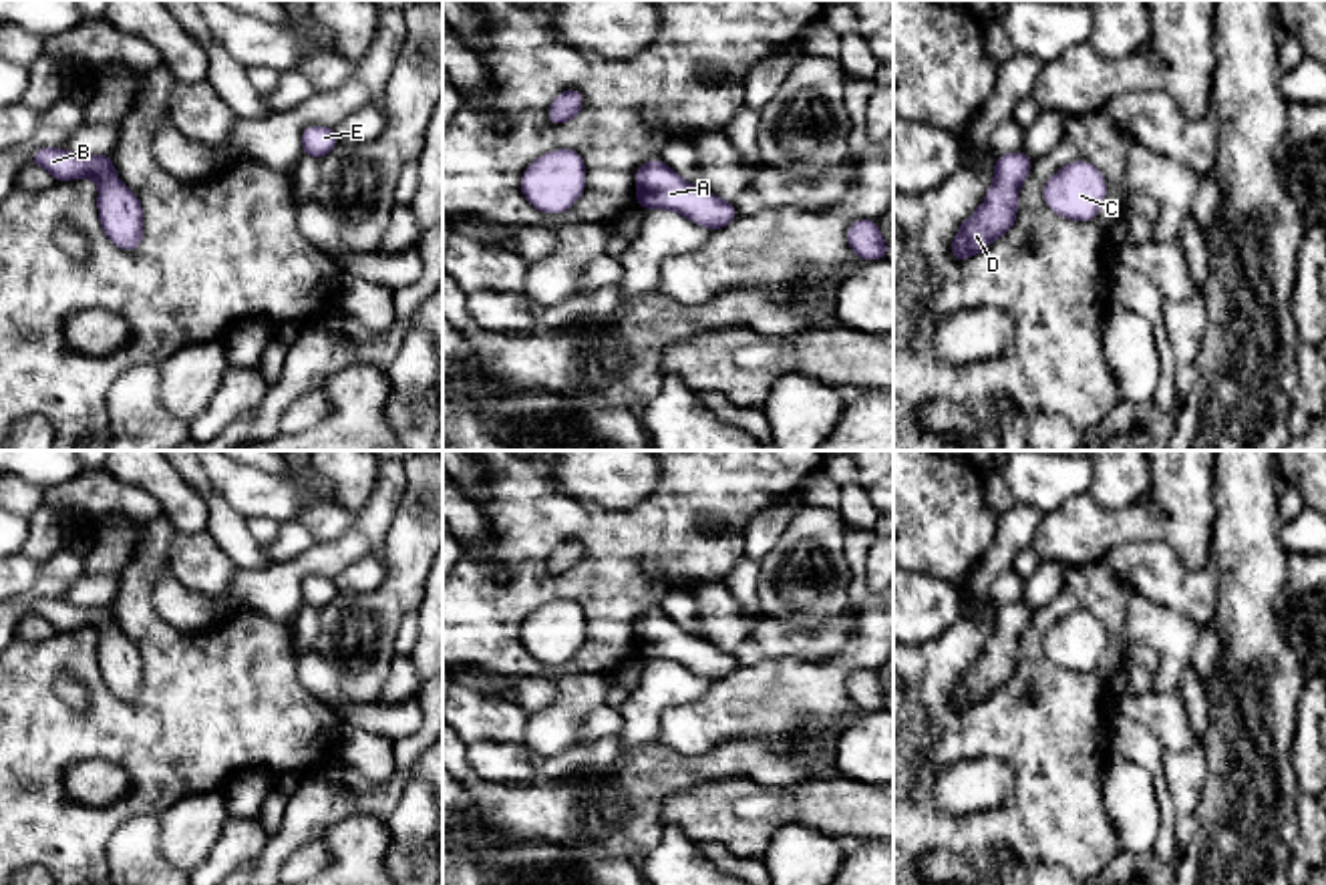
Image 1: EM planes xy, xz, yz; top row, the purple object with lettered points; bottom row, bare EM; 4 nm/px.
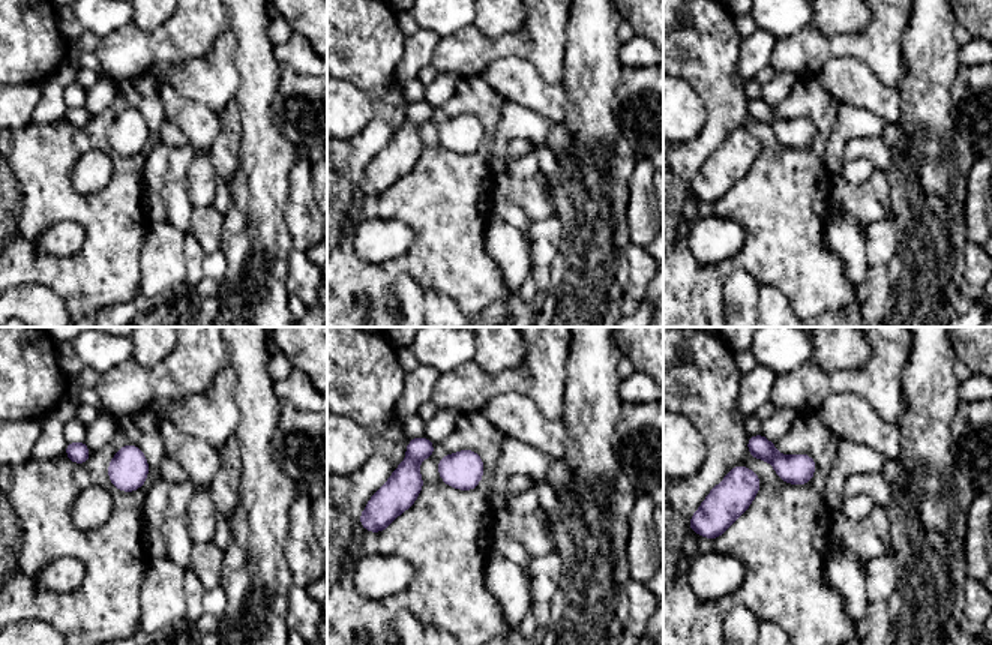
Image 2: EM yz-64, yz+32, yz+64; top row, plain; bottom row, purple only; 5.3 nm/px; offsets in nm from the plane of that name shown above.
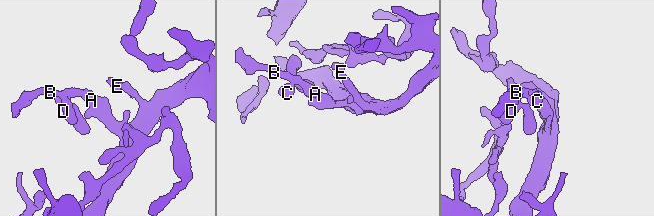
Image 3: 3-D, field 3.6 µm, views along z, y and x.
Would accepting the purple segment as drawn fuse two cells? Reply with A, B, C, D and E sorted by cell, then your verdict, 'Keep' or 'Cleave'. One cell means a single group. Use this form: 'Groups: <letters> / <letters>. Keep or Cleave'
Groups: A B C D E. Keep

